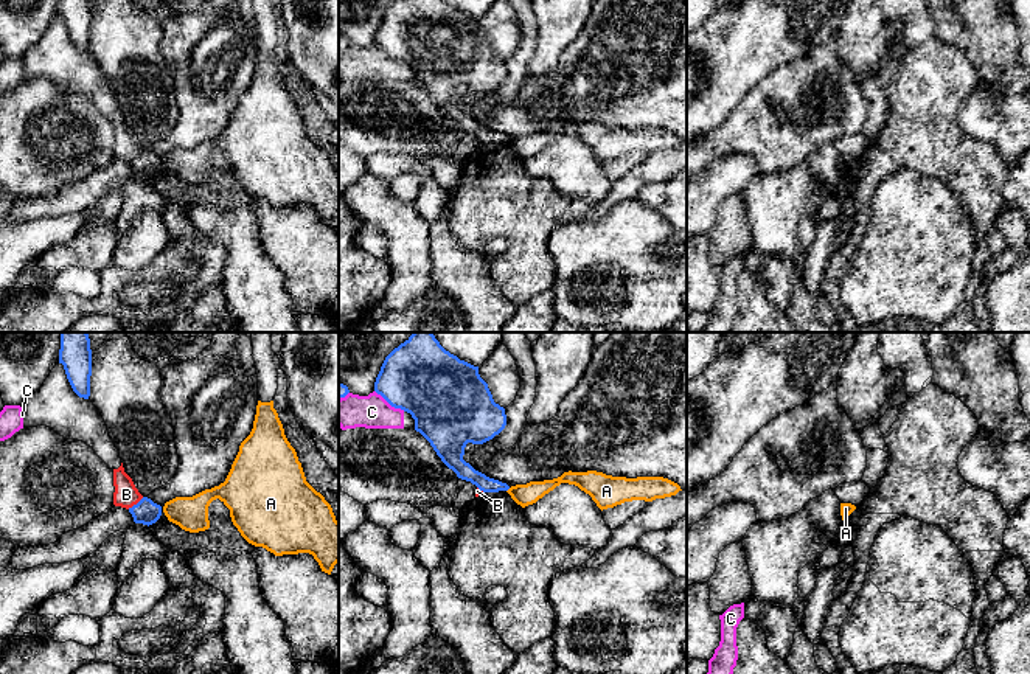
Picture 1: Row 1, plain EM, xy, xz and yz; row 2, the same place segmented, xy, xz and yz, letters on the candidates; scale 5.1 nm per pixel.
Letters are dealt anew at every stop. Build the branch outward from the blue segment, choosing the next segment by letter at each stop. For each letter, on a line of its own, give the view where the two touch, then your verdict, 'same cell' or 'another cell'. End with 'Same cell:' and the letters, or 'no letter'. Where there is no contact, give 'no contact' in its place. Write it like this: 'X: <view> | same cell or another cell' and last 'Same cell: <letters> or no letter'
A: no contact | another cell
B: xy | another cell
C: xz | another cell
Same cell: no letter

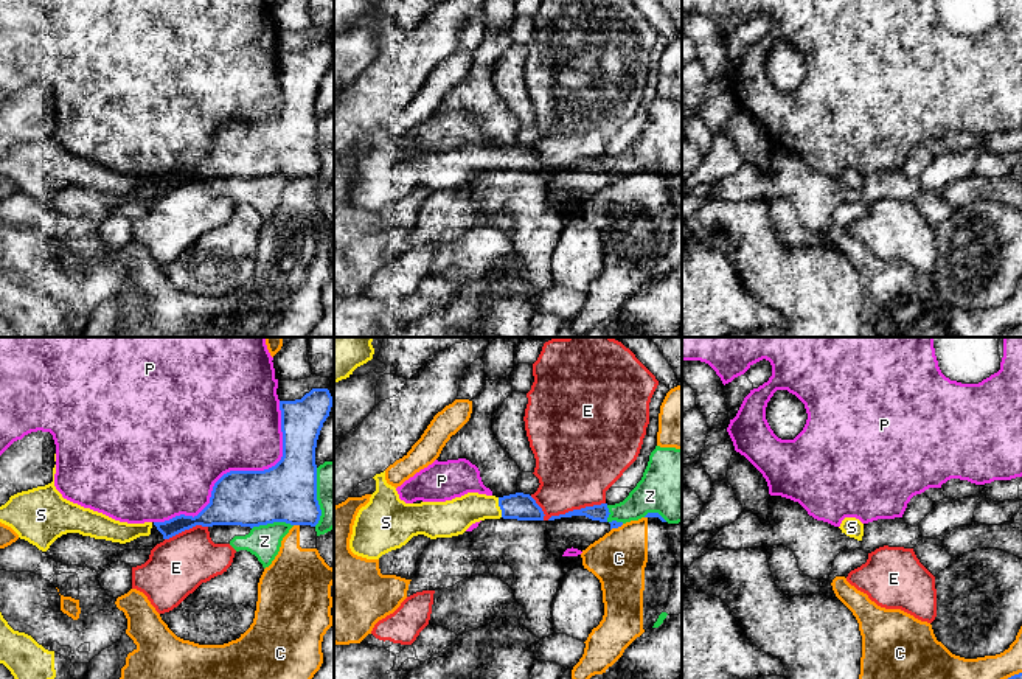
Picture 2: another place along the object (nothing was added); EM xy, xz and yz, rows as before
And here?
C: xy | another cell
E: xz | another cell
P: xy | another cell
S: xz | same cell
Z: xy | another cell
Same cell: S

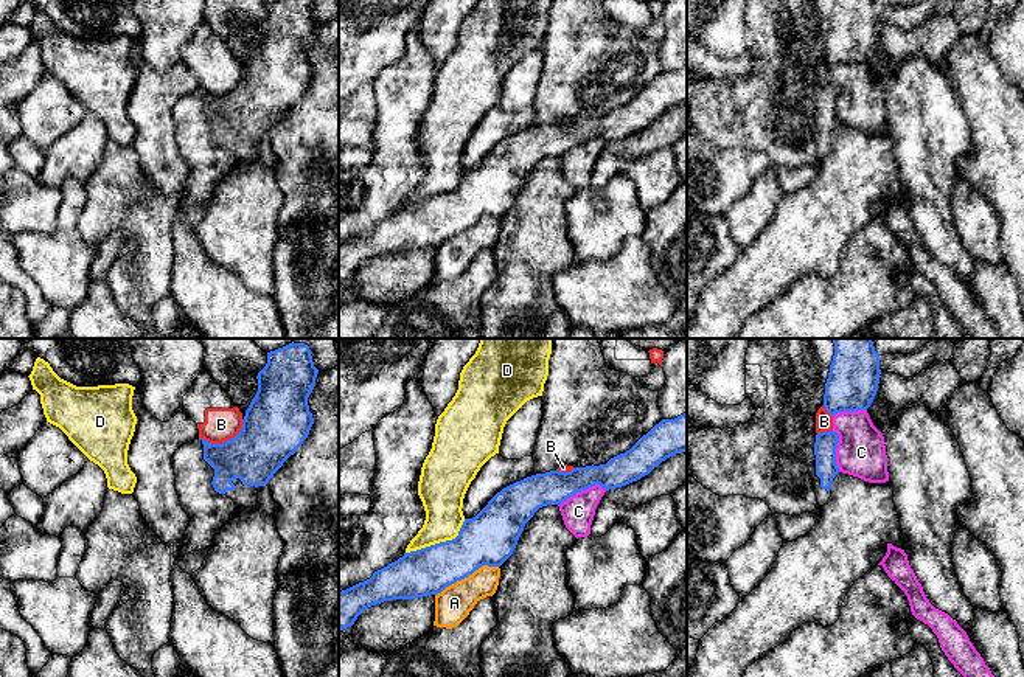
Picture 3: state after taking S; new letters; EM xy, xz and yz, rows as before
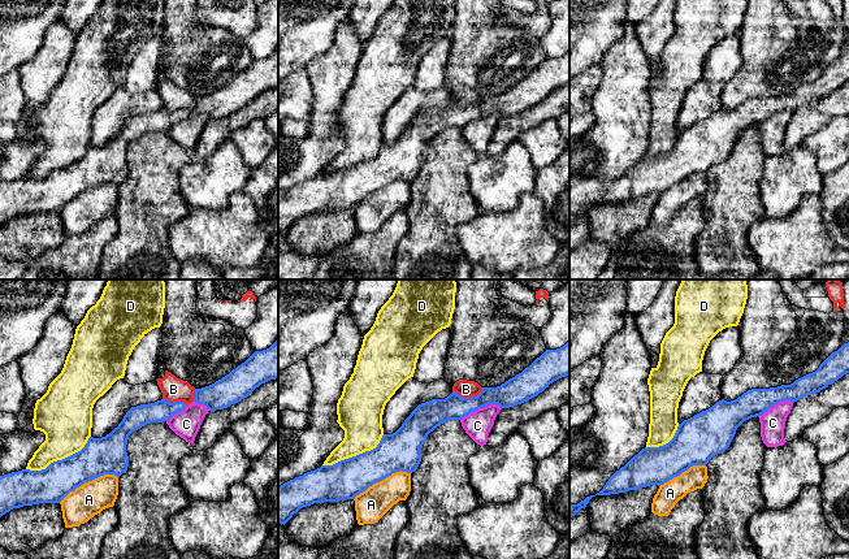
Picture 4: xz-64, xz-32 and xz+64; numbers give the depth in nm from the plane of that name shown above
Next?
A: xz | another cell
B: xy | another cell
C: xz | another cell
D: xz | another cell
Same cell: no letter

